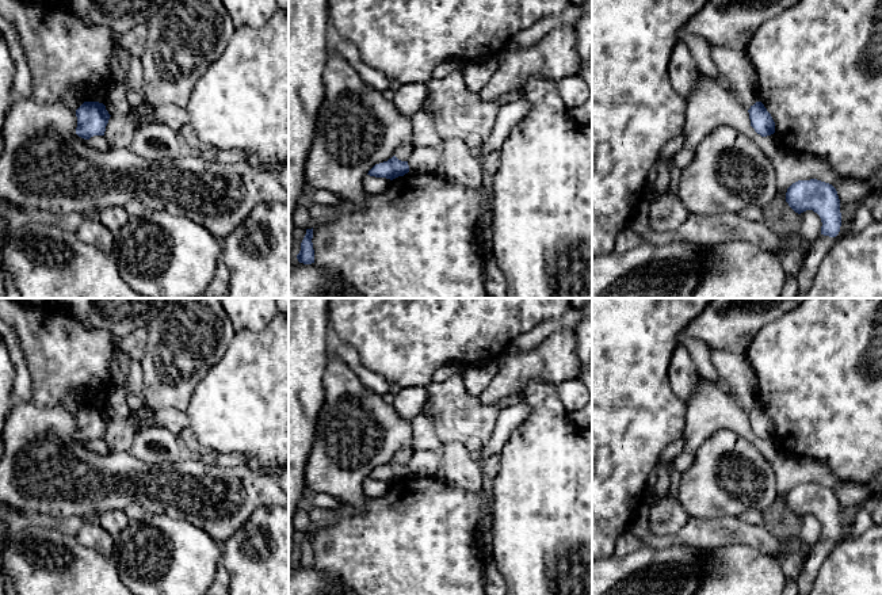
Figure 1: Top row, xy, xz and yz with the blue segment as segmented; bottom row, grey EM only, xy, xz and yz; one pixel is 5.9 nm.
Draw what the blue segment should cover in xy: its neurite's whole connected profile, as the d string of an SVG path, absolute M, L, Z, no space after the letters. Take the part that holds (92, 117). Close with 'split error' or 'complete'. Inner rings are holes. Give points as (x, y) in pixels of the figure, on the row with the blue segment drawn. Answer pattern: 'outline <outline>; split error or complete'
outline M84 102L77 110L76 134L84 140L93 136L104 136L110 114L106 106L99 102Z; complete

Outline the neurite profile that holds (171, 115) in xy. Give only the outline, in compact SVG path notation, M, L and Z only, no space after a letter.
M164 104L150 112L150 123L165 125L179 133L184 125L190 123L190 114L183 107Z

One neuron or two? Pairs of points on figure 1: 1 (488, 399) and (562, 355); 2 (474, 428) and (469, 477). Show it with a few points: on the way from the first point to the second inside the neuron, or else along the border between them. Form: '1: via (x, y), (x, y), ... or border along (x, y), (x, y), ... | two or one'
1: via (507, 381), (523, 366), (543, 362) | one
2: border along (443, 442), (459, 442), (470, 453) | two

